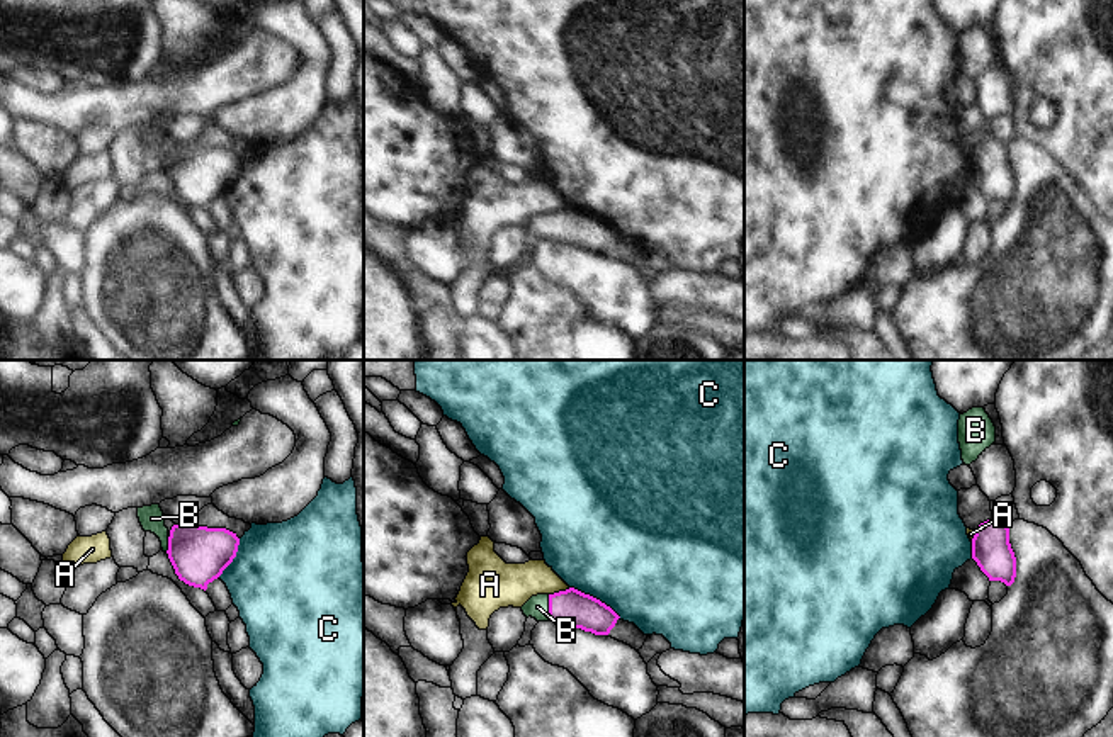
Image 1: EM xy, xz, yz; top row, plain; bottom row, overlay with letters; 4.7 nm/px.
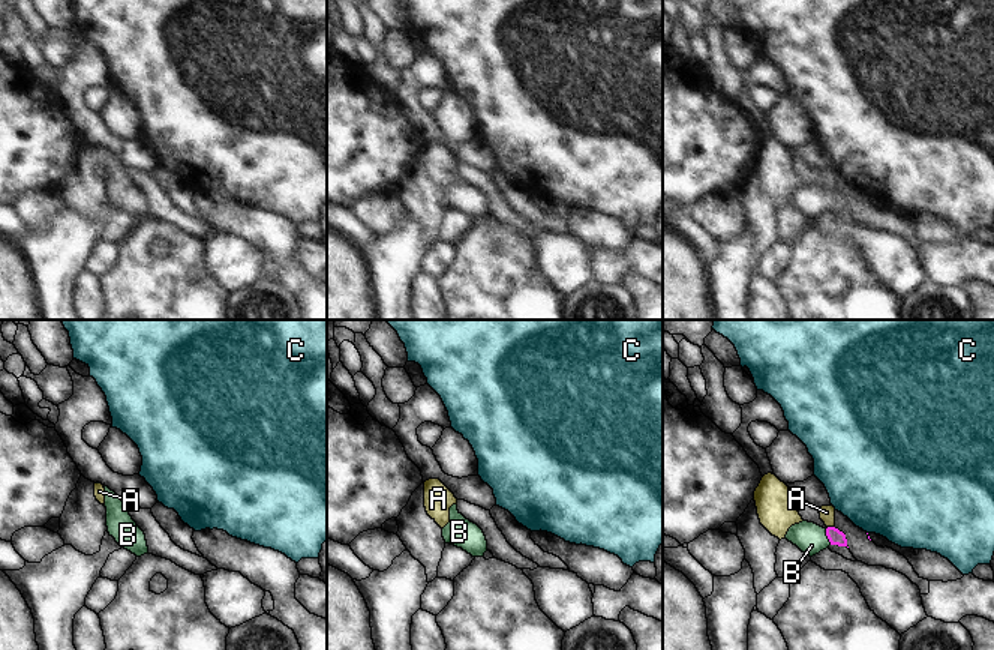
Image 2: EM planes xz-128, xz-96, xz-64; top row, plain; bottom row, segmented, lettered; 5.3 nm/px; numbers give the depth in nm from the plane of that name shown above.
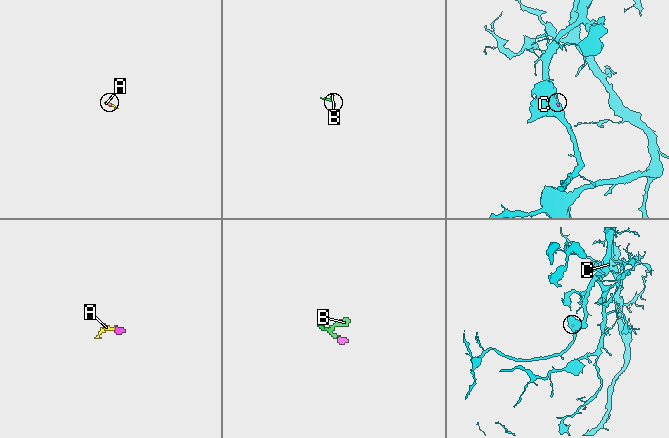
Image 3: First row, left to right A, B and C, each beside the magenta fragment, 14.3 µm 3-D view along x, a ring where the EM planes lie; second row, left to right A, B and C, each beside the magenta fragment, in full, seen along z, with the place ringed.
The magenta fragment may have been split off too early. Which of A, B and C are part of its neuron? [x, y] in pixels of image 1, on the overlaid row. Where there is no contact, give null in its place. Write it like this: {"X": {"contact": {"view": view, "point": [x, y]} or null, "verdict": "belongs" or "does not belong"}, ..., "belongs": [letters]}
{"A": {"contact": {"view": "xz", "point": [559, 591]}, "verdict": "does not belong"}, "B": {"contact": {"view": "xz", "point": [549, 607]}, "verdict": "belongs"}, "C": {"contact": {"view": "xz", "point": [595, 598]}, "verdict": "does not belong"}, "belongs": ["B"]}

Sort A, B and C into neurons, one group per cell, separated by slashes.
A / B / C

